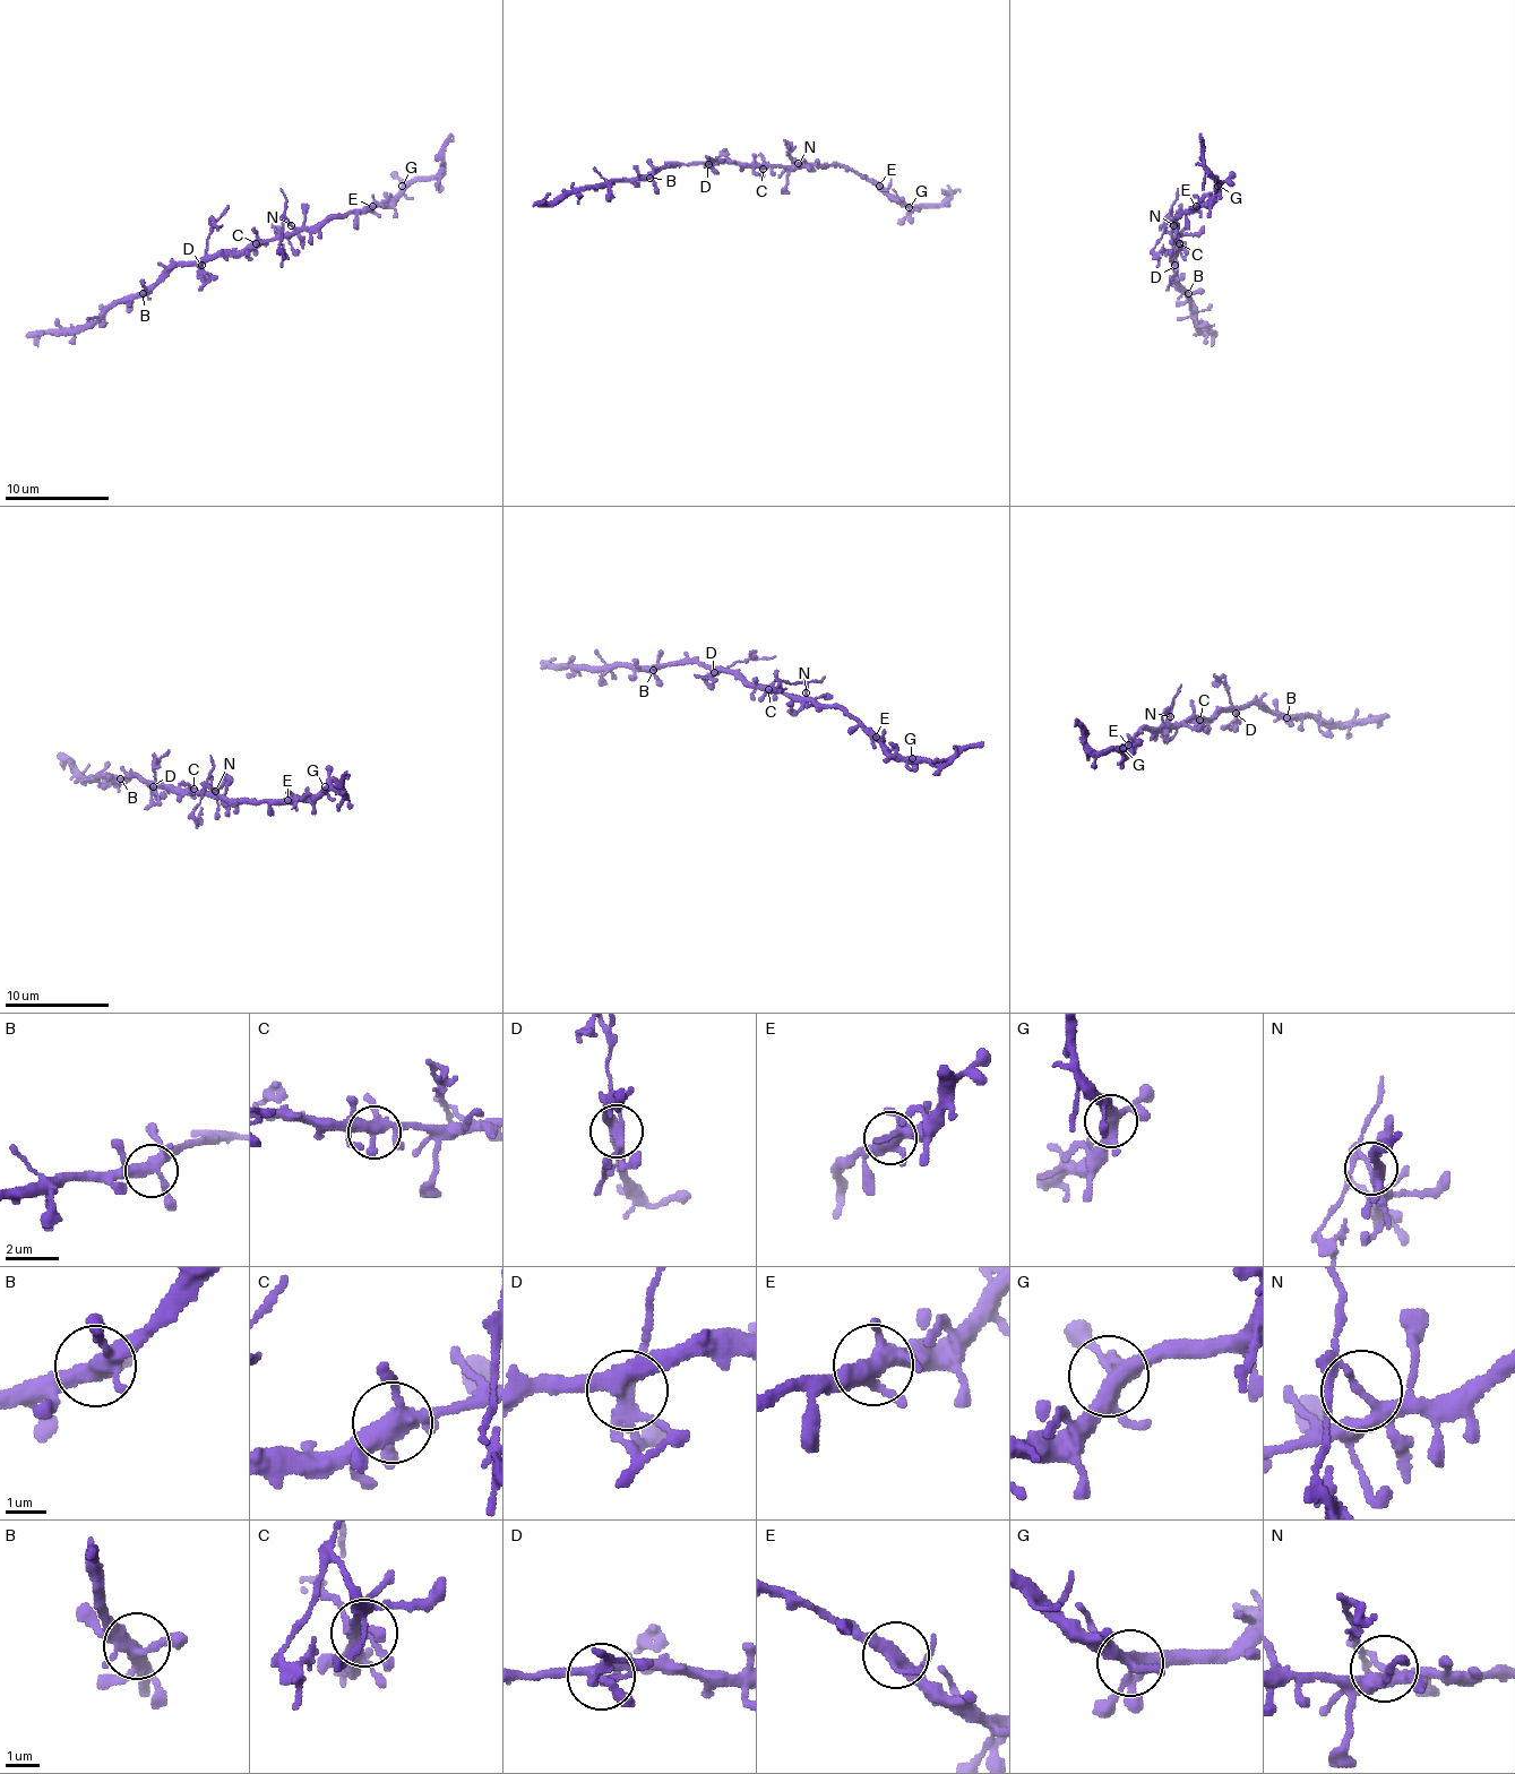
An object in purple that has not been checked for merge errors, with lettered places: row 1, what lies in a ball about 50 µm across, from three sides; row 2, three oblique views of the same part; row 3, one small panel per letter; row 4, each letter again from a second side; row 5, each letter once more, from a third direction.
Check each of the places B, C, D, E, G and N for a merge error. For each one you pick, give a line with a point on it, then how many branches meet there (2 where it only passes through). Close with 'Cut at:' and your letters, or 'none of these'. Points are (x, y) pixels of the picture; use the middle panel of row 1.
D: Place: (708, 164). Branches: 5
N: Place: (798, 163). Branches: 4
Cut at: D, N

